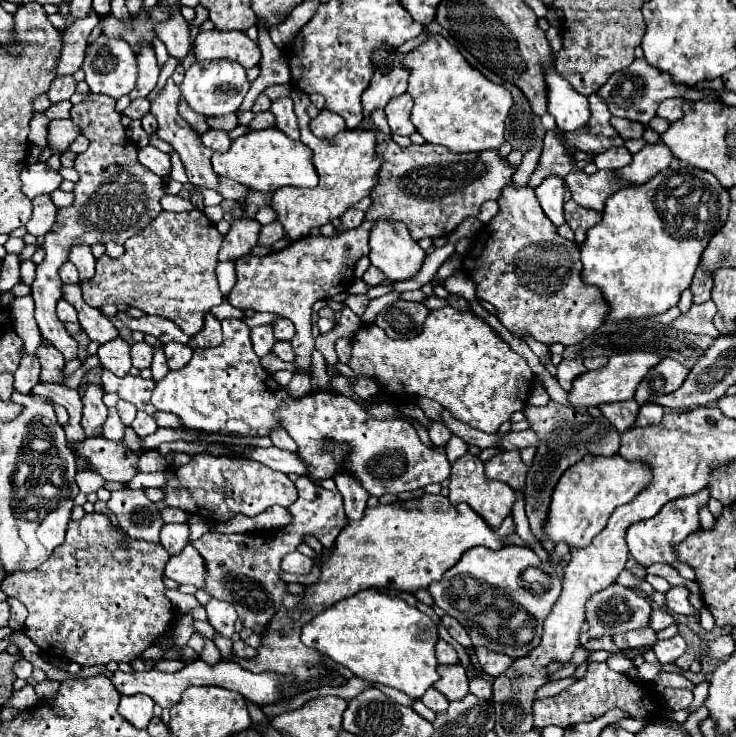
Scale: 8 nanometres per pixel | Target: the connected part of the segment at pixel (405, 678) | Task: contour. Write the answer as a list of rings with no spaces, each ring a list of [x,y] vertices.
[[[378,589],[358,591],[358,595],[342,599],[340,603],[320,611],[318,615],[312,617],[312,621],[308,621],[302,627],[304,645],[318,649],[336,663],[348,667],[356,677],[370,683],[382,683],[394,687],[412,699],[420,699],[426,693],[426,689],[430,689],[438,681],[438,673],[436,673],[438,661],[434,655],[436,641],[438,641],[438,629],[428,615],[424,615],[416,607],[410,607],[400,597],[390,597]]]

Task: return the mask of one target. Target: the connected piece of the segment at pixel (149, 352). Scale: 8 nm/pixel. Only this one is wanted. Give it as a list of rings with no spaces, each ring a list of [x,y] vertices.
[[[142,341],[142,343],[134,343],[132,349],[130,349],[130,353],[132,353],[132,365],[134,365],[134,367],[138,367],[138,369],[146,369],[146,367],[150,367],[154,349],[152,349],[146,341]]]

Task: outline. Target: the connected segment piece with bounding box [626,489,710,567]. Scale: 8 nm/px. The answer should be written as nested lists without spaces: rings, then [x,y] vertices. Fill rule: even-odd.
[[[702,489],[702,491],[696,493],[696,495],[680,497],[680,499],[676,499],[676,501],[666,503],[666,505],[660,509],[660,513],[654,515],[652,519],[634,523],[634,525],[628,529],[628,535],[626,535],[628,549],[630,549],[632,557],[634,557],[642,567],[650,567],[650,565],[654,565],[654,563],[674,563],[674,561],[676,561],[676,555],[674,555],[674,549],[672,549],[672,543],[680,543],[680,541],[684,541],[690,533],[694,533],[694,531],[700,529],[698,509],[700,509],[702,505],[706,505],[708,499],[710,499],[708,489]]]

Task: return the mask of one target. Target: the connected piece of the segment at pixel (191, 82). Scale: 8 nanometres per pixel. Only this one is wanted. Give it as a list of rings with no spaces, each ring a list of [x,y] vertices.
[[[228,59],[196,61],[186,71],[186,77],[182,83],[182,95],[186,97],[188,105],[206,117],[238,111],[248,89],[250,89],[250,83],[246,81],[246,69],[242,65],[238,65],[236,61],[228,61]]]

